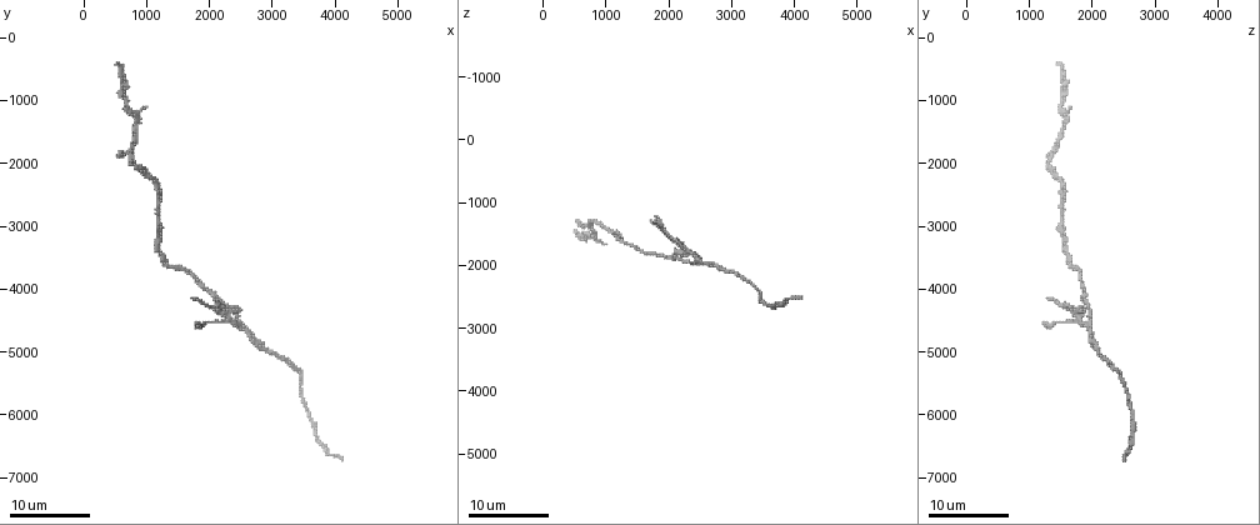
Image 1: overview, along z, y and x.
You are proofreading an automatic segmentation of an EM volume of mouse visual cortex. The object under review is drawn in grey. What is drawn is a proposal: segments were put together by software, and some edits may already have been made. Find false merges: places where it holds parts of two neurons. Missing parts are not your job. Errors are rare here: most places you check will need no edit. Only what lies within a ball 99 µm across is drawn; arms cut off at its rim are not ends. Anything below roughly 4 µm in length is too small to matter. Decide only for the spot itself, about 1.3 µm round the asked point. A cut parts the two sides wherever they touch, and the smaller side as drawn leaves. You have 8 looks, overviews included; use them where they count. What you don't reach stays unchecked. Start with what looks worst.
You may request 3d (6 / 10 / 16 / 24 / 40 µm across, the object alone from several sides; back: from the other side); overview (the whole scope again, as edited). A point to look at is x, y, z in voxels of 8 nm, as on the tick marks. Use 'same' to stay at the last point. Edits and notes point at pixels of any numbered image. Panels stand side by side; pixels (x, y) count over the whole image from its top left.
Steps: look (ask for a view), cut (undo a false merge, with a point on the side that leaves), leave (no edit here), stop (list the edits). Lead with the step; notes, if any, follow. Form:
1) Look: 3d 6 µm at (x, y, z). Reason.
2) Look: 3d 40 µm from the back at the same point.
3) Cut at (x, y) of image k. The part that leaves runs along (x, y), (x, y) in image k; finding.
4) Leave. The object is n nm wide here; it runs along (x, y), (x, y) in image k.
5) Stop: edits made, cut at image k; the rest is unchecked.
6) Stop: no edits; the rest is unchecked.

Look: 3d 16 µm at (1750, 3850, 1800).

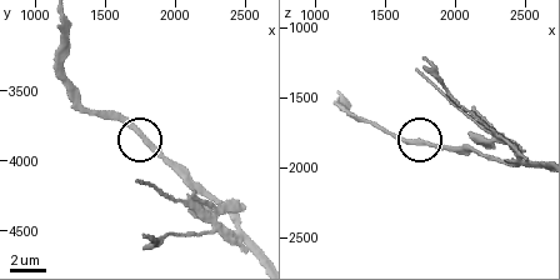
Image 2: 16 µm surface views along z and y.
Look: 3d 6 µm at (1740, 3820, 1800).

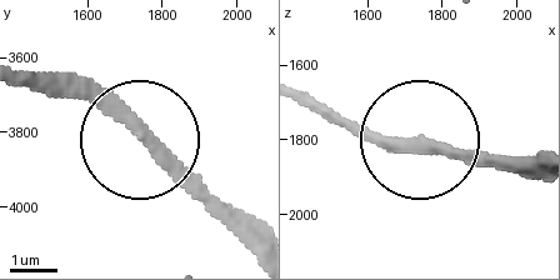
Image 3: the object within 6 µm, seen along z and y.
Look: 3d 6 µm from the back at (1750, 3810, 1810). From behind.

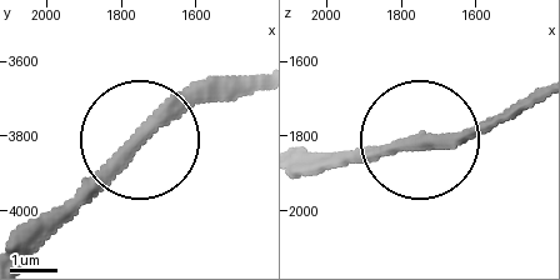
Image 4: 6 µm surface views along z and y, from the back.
Leave. One neuron here.

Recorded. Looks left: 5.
Look: 3d 24 µm at (2900, 5000, 2100).

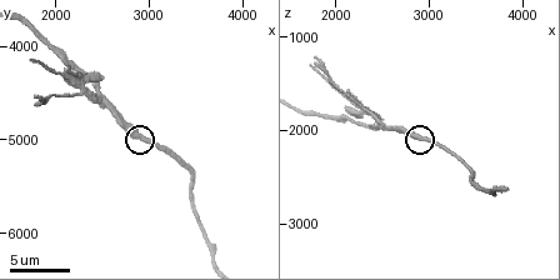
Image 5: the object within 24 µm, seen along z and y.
Look: 3d 10 µm at (2950, 5000, 2100). Closer look.

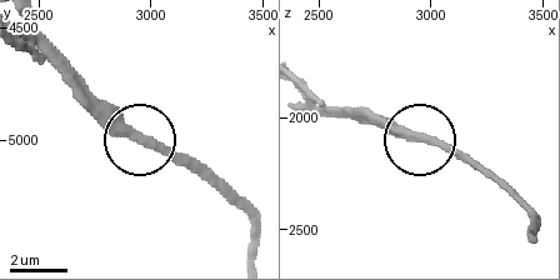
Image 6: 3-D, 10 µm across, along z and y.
Leave. All the same neuron.

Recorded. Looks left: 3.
Look: 3d 24 µm at (1200, 3050, 1550). Thick turns thin.

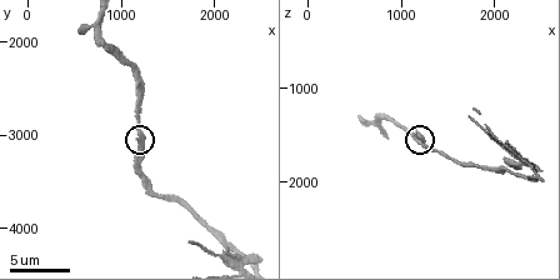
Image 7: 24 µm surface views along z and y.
Look: 3d 6 µm at the same point.

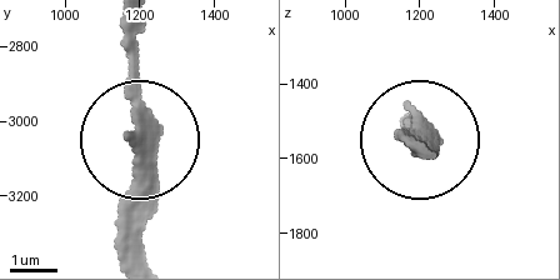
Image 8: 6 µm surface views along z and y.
Leave. The object is 330 nm wide here; it runs along (141, 249), (141, 23) in image 8; one neuron here.

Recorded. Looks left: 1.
Stop: no edits; the rest is unchecked.

